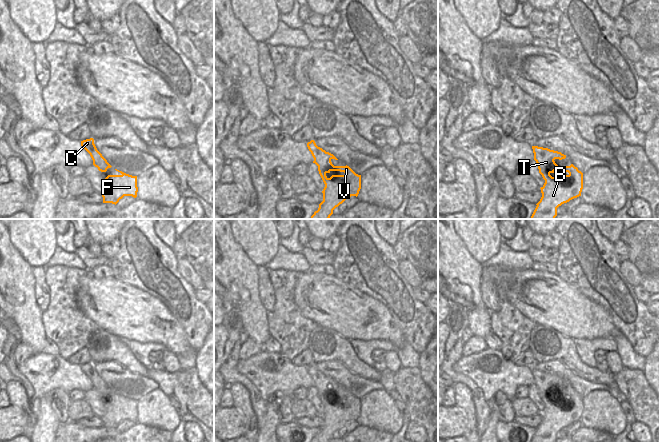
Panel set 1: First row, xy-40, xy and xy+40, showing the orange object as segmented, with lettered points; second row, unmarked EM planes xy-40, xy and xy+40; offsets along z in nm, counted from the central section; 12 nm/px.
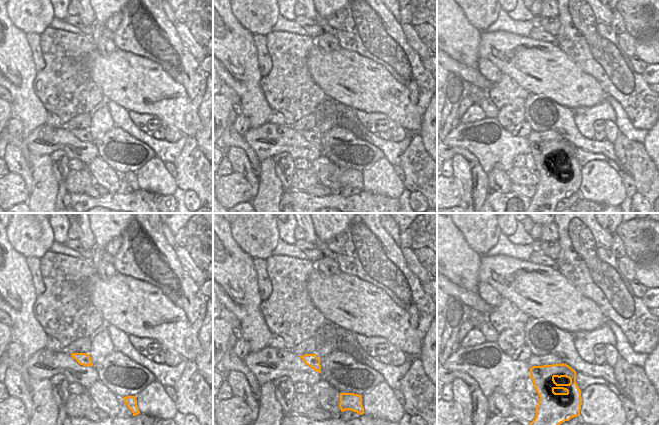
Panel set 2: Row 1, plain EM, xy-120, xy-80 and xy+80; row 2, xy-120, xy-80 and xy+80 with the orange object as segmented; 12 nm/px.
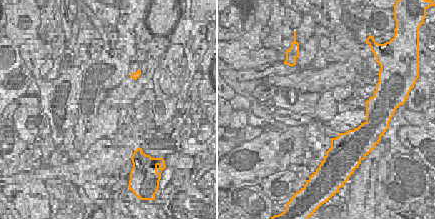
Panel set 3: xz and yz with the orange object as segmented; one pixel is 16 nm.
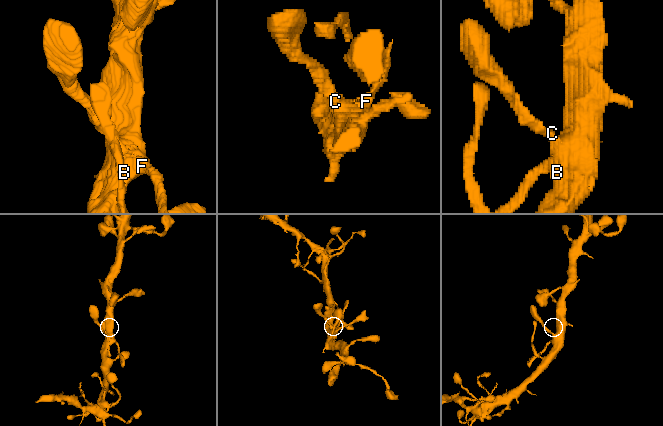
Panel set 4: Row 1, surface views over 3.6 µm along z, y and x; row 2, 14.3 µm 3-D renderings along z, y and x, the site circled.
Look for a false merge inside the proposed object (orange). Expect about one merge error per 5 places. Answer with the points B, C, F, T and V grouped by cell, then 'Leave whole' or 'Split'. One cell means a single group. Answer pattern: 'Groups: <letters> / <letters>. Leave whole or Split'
Groups: B C F T V. Leave whole.

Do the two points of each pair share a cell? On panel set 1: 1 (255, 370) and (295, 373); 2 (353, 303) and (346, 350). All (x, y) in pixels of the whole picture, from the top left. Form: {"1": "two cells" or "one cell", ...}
{"1": "one cell", "2": "two cells"}

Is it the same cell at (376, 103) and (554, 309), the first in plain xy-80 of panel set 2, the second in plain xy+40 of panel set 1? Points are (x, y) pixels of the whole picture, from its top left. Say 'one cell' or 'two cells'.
one cell

